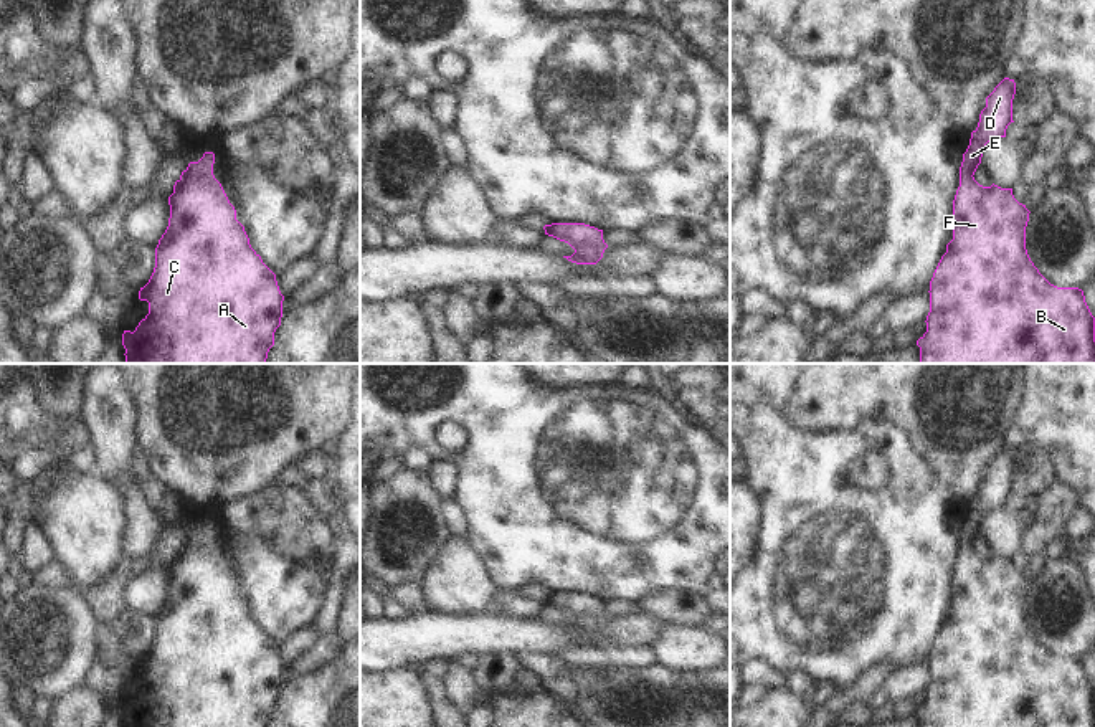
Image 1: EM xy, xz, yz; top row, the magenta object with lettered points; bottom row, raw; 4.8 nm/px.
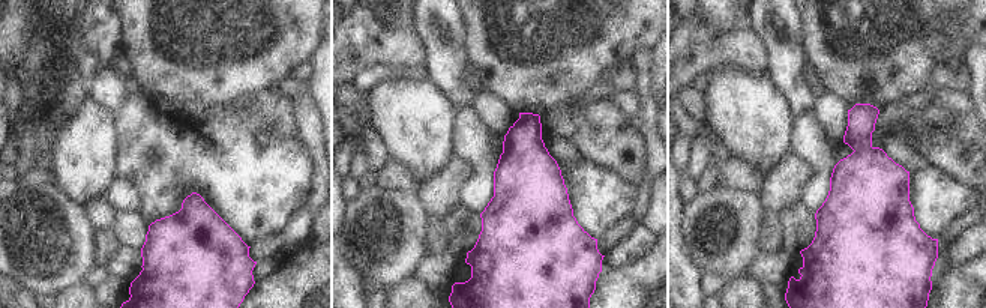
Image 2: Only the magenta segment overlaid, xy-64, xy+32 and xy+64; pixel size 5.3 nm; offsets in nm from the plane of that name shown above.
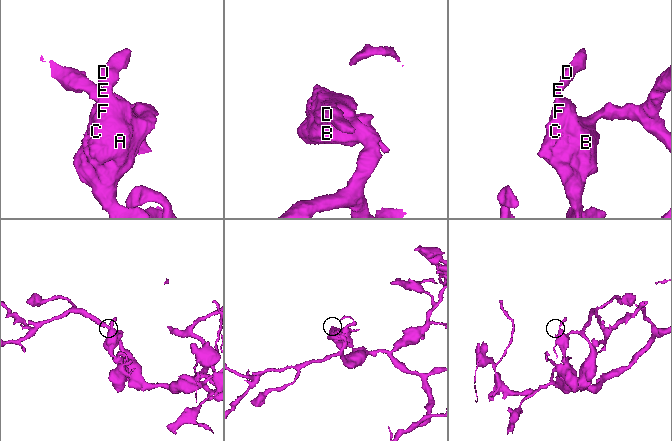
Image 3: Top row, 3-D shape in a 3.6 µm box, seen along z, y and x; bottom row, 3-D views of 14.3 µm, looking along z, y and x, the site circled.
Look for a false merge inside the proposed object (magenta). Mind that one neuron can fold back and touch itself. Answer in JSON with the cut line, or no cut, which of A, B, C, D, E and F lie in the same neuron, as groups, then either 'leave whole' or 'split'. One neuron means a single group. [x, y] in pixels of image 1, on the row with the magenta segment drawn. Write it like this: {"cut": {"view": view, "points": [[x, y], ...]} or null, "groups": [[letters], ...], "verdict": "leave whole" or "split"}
{"cut": null, "groups": [["A", "B", "C", "D", "E", "F"]], "verdict": "leave whole"}

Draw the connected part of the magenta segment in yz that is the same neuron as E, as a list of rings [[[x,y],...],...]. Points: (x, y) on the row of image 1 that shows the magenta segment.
[[[1004,78],[986,97],[978,127],[971,132],[969,145],[960,167],[960,187],[953,200],[953,240],[946,245],[930,281],[930,312],[927,332],[917,340],[920,364],[1095,364],[1095,317],[1083,291],[1057,287],[1034,266],[1026,249],[1029,210],[1019,203],[1012,188],[983,187],[974,180],[983,150],[991,139],[1006,137],[1012,121],[1014,79]]]

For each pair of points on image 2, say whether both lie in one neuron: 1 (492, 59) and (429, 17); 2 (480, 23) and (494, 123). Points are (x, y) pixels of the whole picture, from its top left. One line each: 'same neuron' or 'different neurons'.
1: different neurons
2: different neurons

